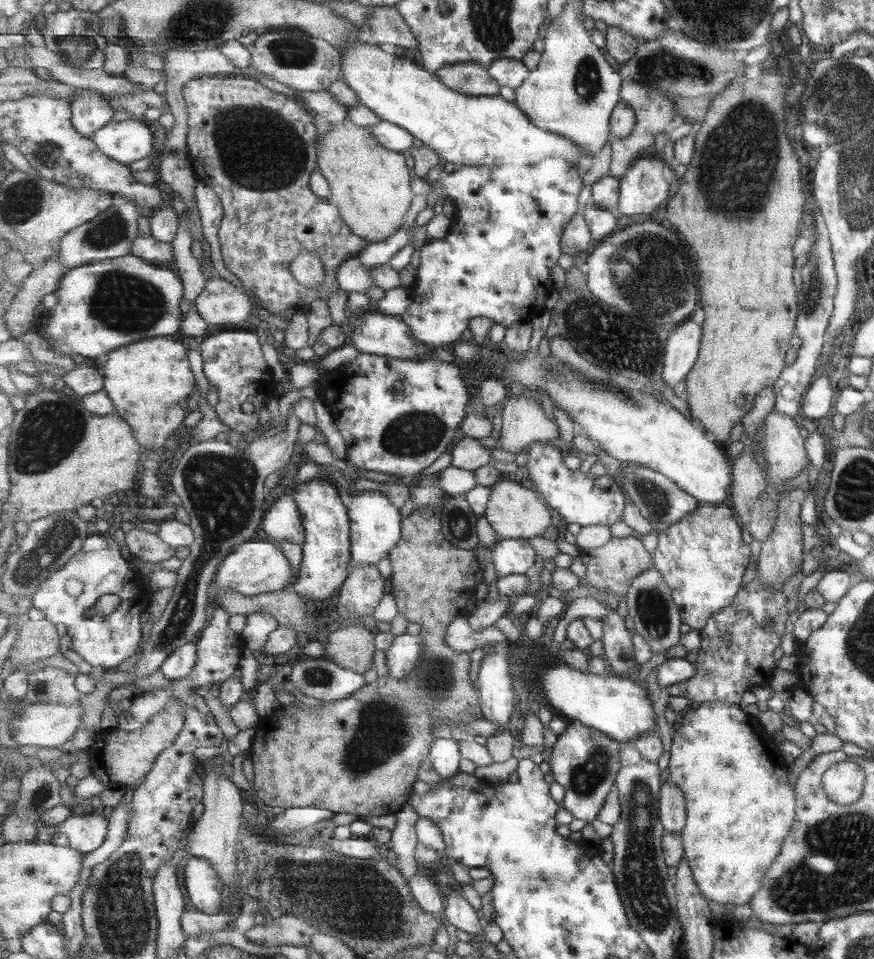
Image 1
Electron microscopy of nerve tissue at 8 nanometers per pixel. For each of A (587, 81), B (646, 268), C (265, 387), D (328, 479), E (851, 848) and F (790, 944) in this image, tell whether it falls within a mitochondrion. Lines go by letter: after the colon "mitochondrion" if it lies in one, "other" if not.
A: mitochondrion
B: mitochondrion
C: other
D: other
E: mitochondrion
F: other

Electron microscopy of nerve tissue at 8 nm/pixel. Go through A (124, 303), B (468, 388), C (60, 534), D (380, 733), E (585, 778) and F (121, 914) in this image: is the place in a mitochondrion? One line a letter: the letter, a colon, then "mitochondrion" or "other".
A: mitochondrion
B: other
C: mitochondrion
D: mitochondrion
E: mitochondrion
F: mitochondrion

